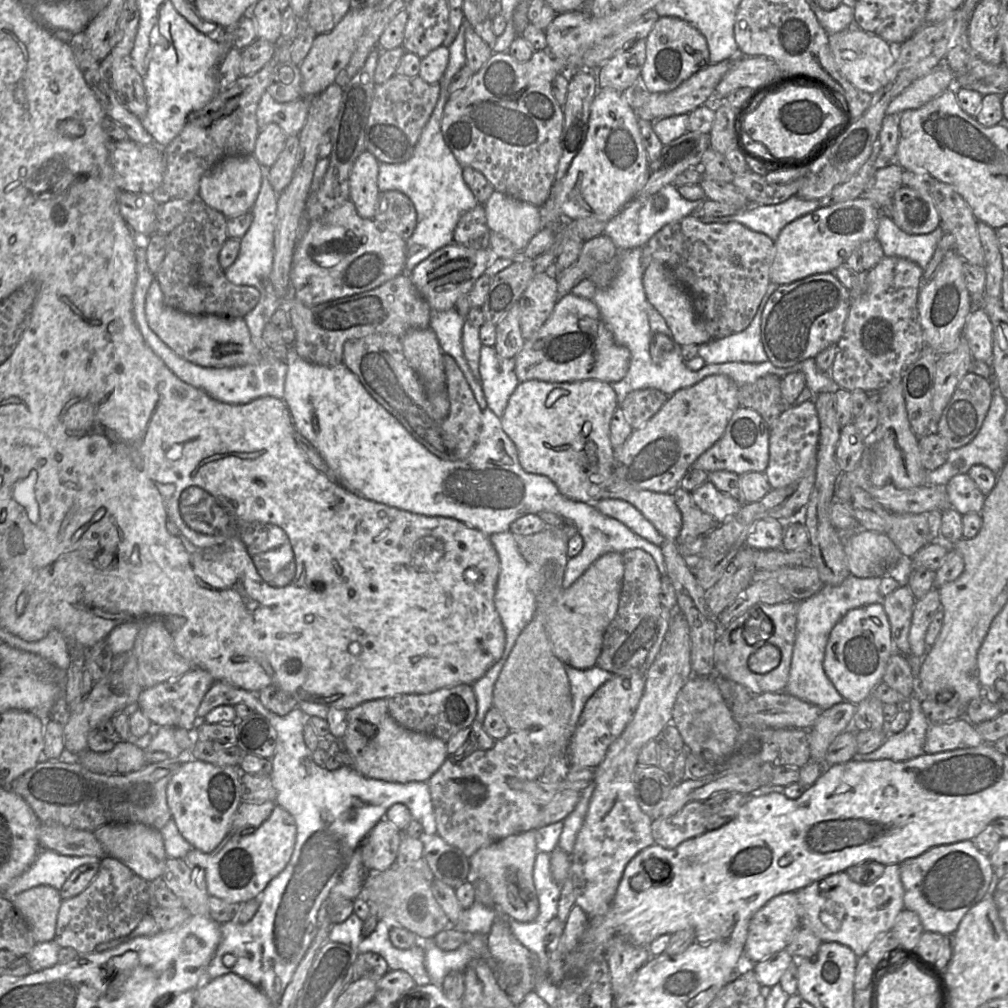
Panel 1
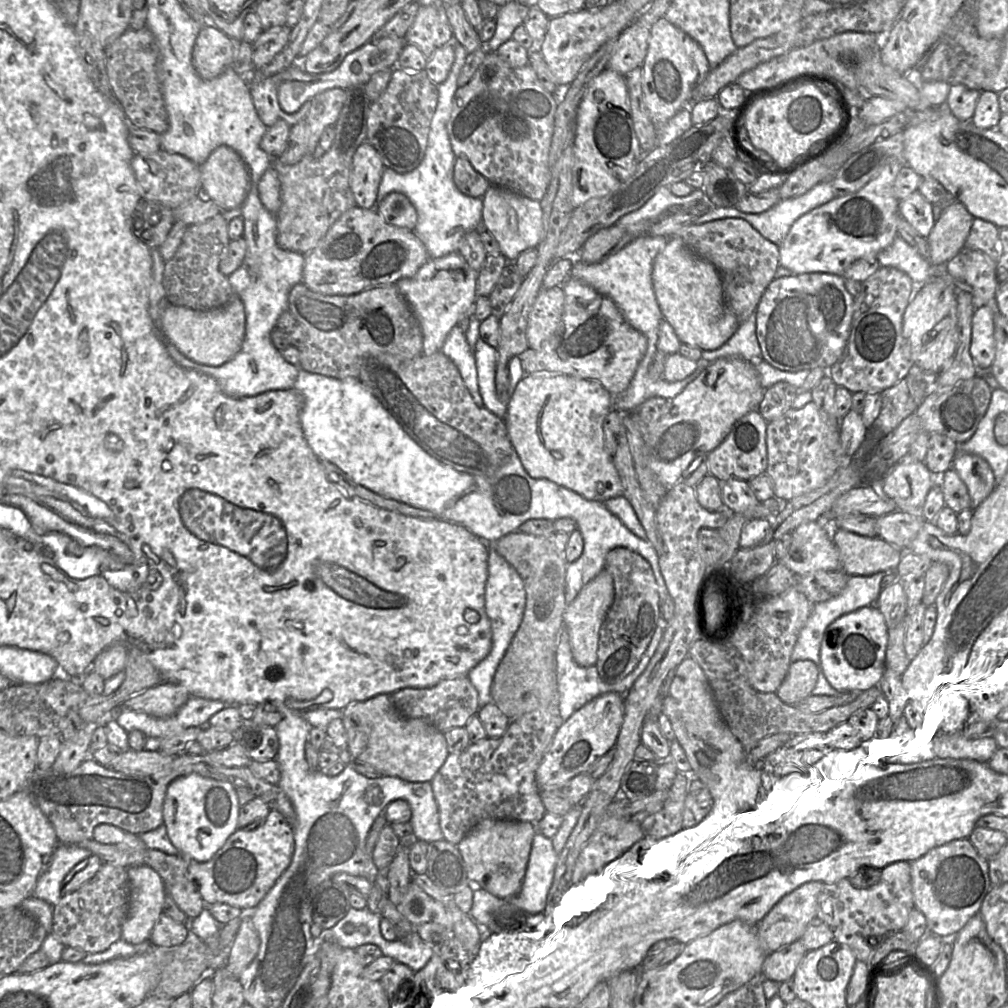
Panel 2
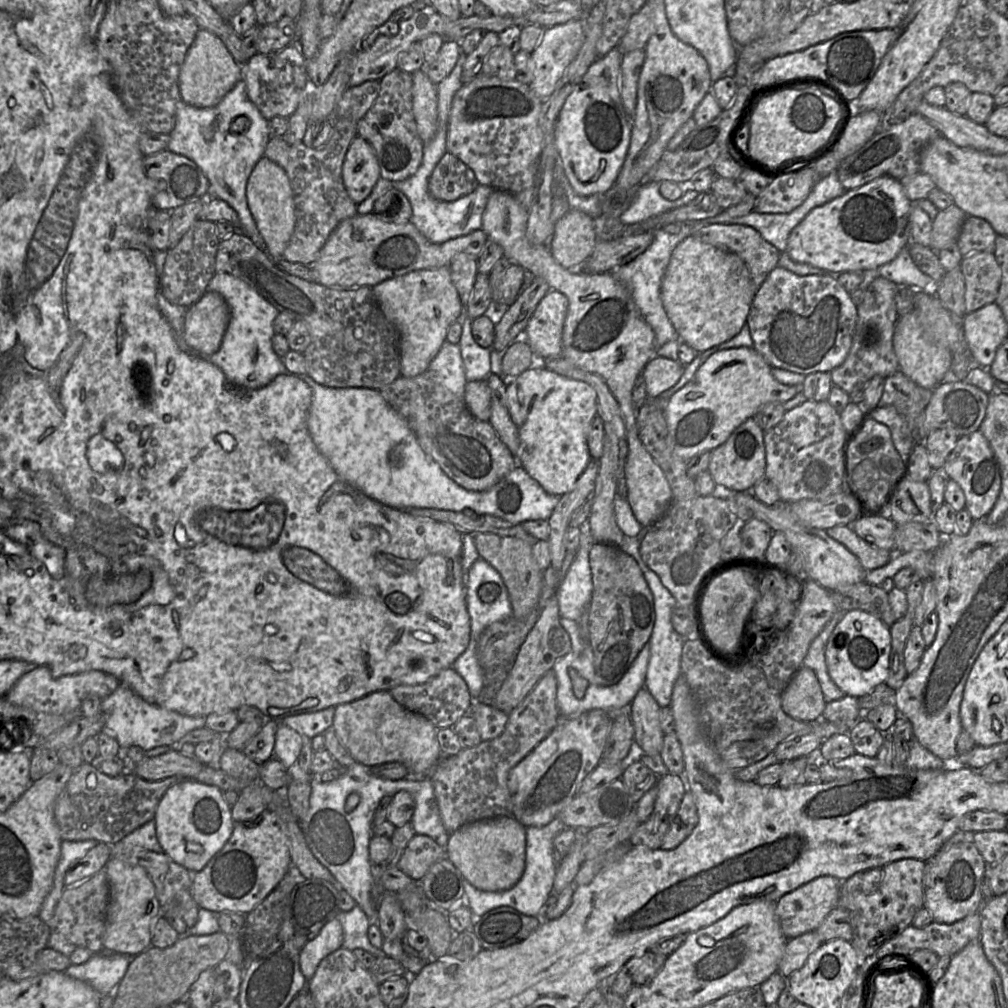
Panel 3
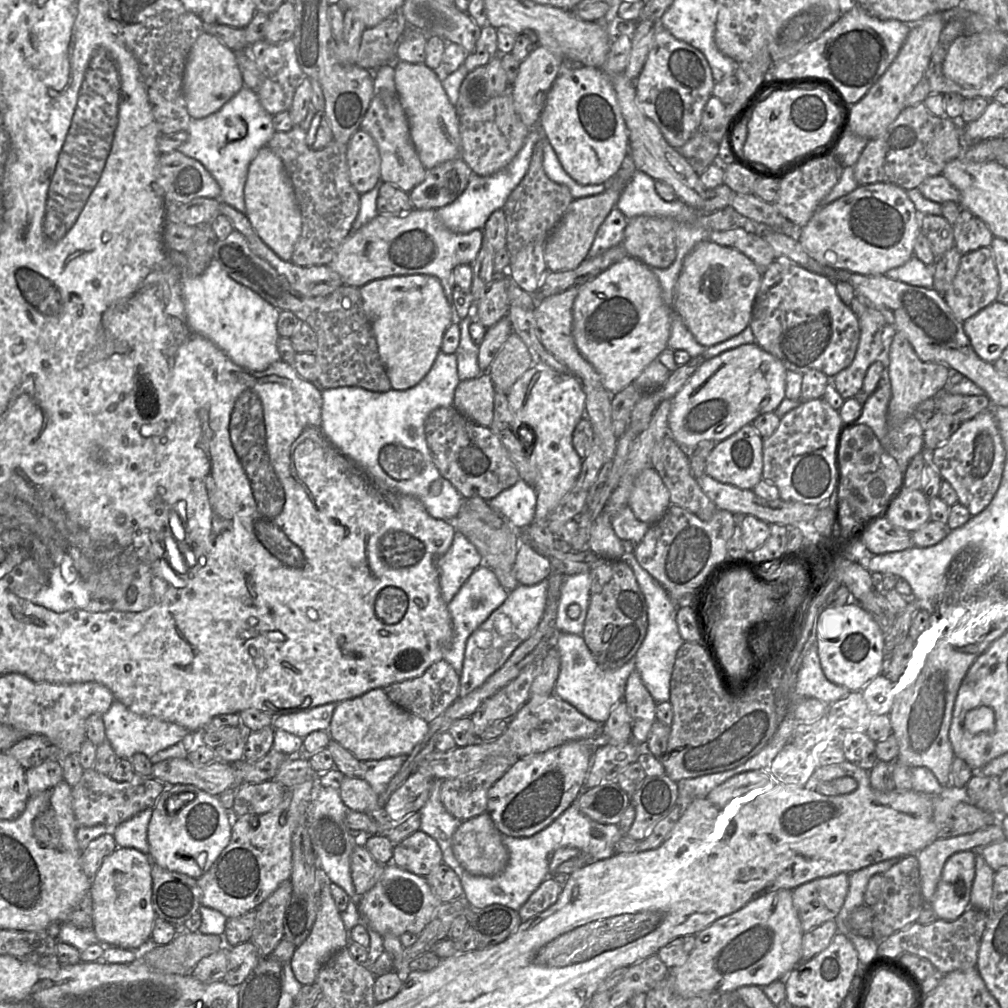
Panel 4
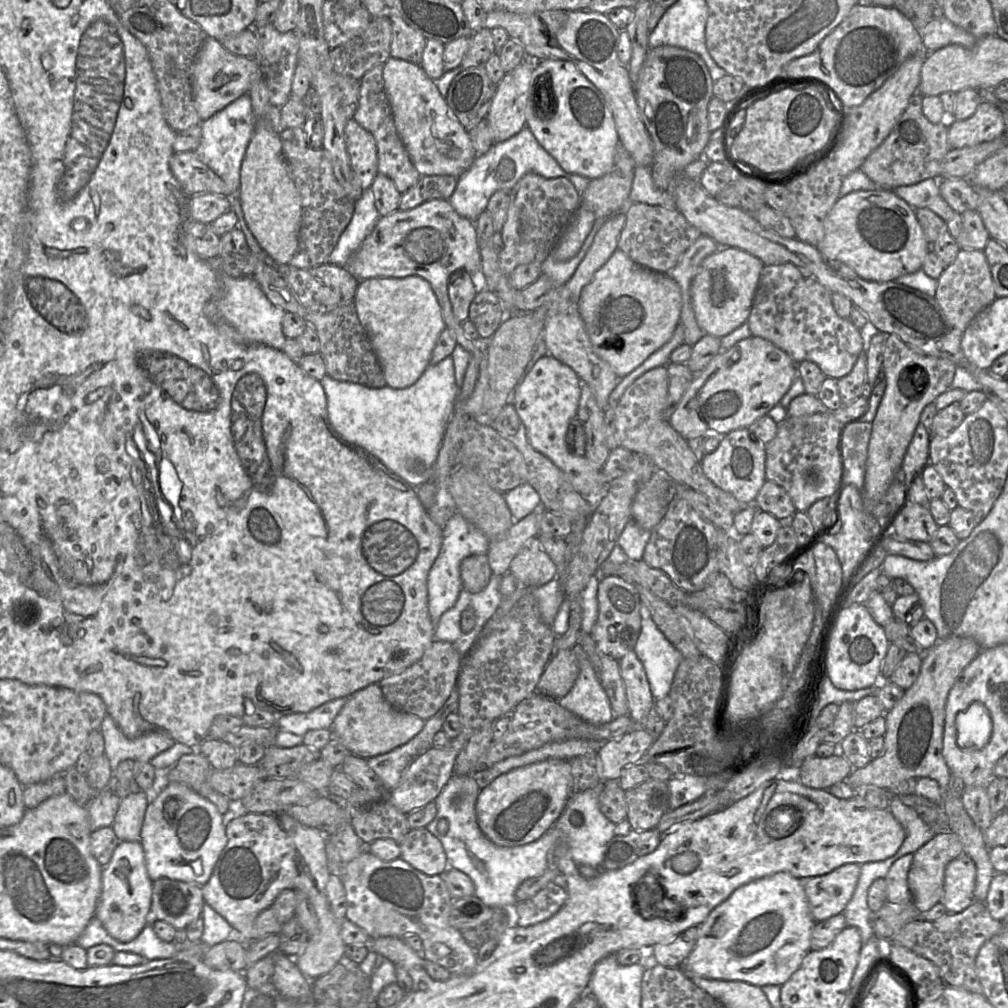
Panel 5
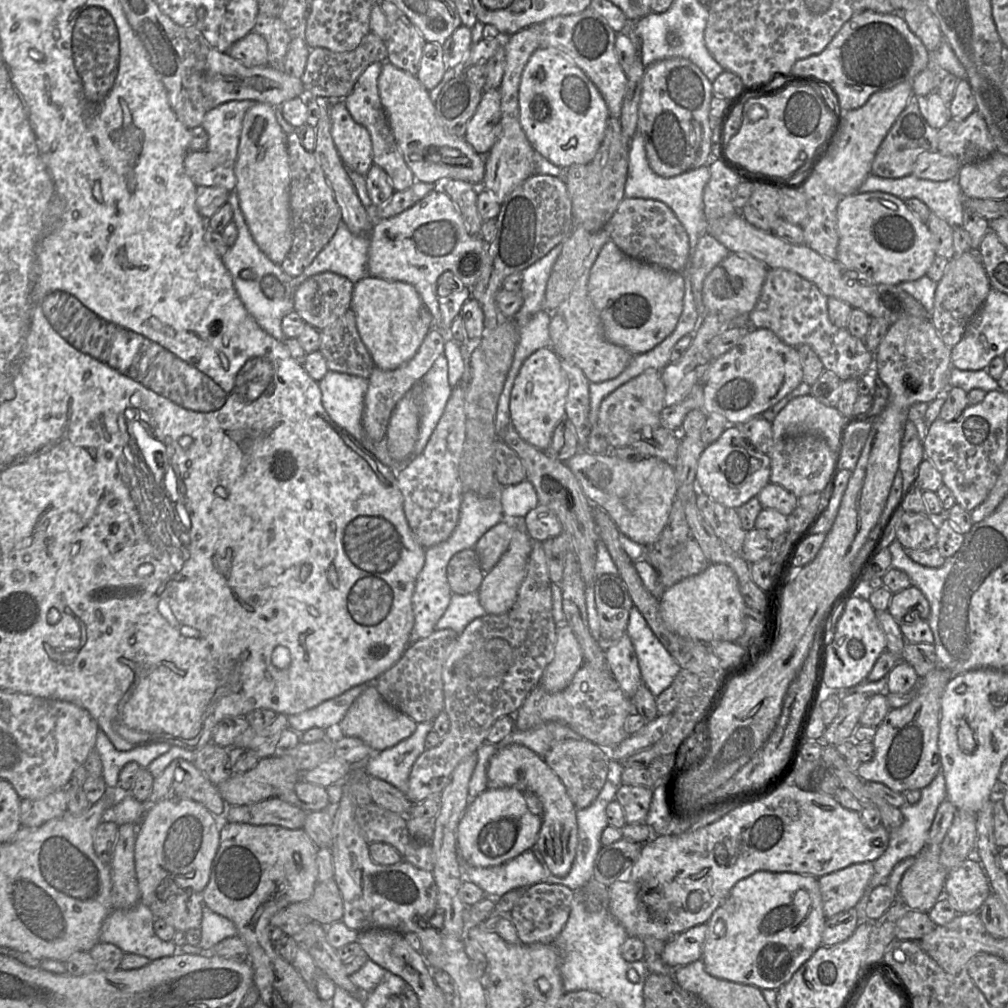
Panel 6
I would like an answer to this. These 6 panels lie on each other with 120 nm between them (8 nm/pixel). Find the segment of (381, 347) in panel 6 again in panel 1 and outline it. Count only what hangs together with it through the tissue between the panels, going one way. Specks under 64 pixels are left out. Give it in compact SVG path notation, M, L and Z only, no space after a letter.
M455 242L433 252L409 273L412 283L428 302L431 311L446 311L455 307L457 299L468 294L476 280L485 273L493 255L489 248L471 249Z

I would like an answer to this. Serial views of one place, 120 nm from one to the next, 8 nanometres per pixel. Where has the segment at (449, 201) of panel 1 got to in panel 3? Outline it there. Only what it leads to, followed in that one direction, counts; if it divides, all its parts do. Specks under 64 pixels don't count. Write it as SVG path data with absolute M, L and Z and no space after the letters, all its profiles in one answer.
M461 52L459 58L449 74L444 80L437 84L438 95L438 122L434 137L424 145L423 159L415 174L403 181L390 181L382 177L376 183L378 195L384 195L388 190L396 188L402 191L409 199L412 206L412 216L410 221L416 228L431 242L444 243L448 240L465 236L471 232L481 229L482 215L487 205L488 199L494 188L480 184L472 193L465 195L455 201L447 202L437 200L429 192L429 179L439 161L448 152L447 136L448 121L452 100L455 93L464 84L462 82L462 69L466 61L466 54Z

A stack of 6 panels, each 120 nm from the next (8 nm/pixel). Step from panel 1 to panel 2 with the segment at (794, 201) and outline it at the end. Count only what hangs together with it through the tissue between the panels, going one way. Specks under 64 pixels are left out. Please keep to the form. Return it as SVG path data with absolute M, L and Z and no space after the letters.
M825 180L816 184L814 187L812 187L804 194L790 199L780 200L777 204L775 204L770 209L758 214L744 213L736 209L735 207L714 208L709 213L696 218L692 222L692 224L701 225L707 222L724 219L724 218L740 218L747 221L764 238L766 238L767 240L771 241L772 243L774 243L776 246L779 247L782 244L783 240L785 239L786 235L788 234L791 226L799 217L831 201L834 198L835 196L831 185L831 180Z

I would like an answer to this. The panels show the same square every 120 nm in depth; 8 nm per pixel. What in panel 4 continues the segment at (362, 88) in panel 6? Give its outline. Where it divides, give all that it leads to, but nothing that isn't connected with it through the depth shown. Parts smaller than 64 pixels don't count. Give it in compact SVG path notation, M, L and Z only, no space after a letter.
M383 64L373 71L373 98L360 129L368 133L378 146L381 159L381 181L409 193L424 180L427 170L421 163L411 140L409 121L396 90L394 75L393 64Z

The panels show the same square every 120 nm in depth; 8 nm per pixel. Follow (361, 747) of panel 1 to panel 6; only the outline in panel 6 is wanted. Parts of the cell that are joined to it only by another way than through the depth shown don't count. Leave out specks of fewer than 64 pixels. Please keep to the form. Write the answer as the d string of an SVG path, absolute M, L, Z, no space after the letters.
M369 685L353 702L335 733L360 738L372 752L381 752L411 736L416 728L417 723L413 719L388 704L375 685Z

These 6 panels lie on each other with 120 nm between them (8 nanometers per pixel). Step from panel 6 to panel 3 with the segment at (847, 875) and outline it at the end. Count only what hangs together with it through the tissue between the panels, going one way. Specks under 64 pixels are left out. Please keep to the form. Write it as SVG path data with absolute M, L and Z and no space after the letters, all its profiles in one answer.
M821 876L782 896L776 902L776 916L787 940L816 931L828 914L838 906L842 882L832 876Z

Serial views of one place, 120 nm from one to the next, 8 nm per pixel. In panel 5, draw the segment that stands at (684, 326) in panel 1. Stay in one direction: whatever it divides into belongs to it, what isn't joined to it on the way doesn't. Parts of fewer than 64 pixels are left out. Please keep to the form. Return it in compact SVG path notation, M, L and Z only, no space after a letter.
M720 247L702 261L691 282L690 296L697 324L705 334L722 338L747 321L763 265L757 257L733 247Z

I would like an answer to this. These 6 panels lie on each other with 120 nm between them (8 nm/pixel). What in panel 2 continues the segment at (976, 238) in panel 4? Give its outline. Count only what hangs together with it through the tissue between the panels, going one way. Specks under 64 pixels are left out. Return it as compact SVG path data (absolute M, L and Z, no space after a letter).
M974 217L964 250L978 250L997 263L1000 257L999 228L989 221Z

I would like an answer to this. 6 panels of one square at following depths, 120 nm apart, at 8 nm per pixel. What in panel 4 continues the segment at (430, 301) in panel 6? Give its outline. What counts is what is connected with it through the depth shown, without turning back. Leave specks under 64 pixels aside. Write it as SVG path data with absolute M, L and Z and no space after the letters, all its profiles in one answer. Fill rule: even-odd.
M412 209L405 214L378 214L345 239L328 265L338 273L343 284L358 288L391 276L435 276L452 305L452 271L460 264L472 265L483 244L484 233L482 229L455 233L441 223L436 210ZM487 372L460 381L455 389L453 407L473 422L489 427L493 419L495 388Z

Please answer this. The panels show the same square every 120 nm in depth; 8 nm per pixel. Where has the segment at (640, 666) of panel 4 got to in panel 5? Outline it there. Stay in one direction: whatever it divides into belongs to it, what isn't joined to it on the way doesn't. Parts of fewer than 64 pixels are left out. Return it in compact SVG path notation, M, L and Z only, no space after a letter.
M641 603L641 631L634 651L641 661L655 700L669 695L682 654L667 640L653 621L649 609Z

